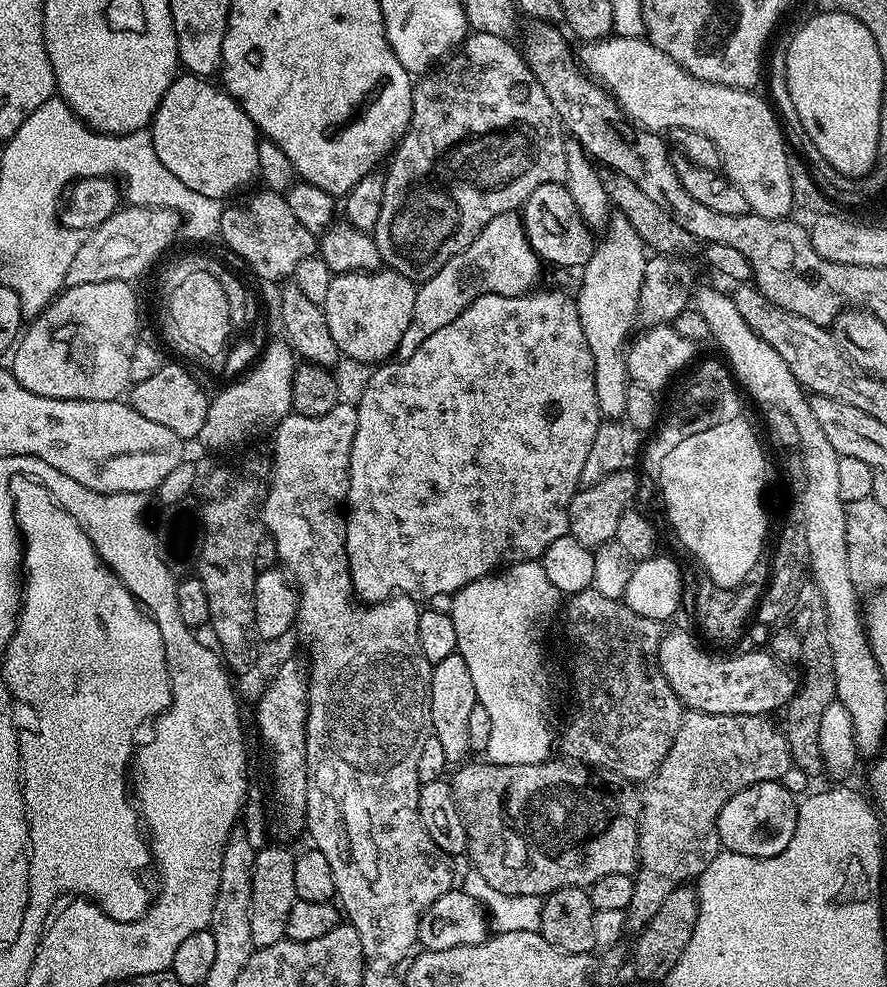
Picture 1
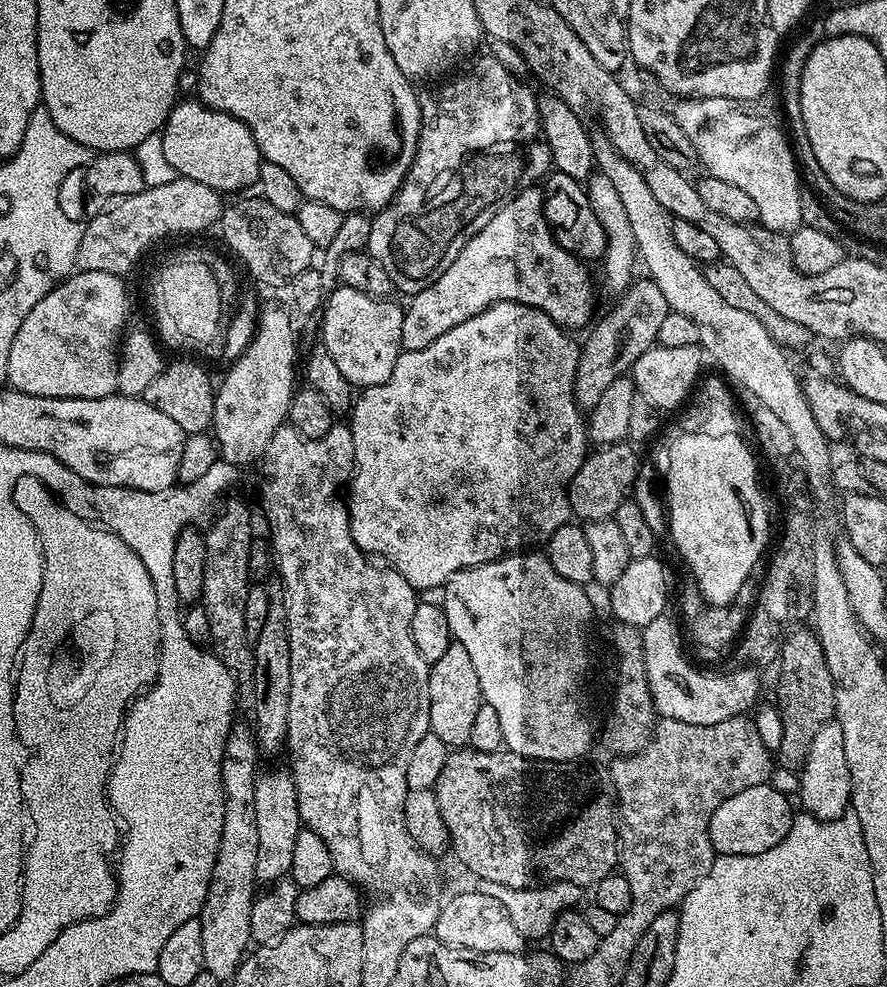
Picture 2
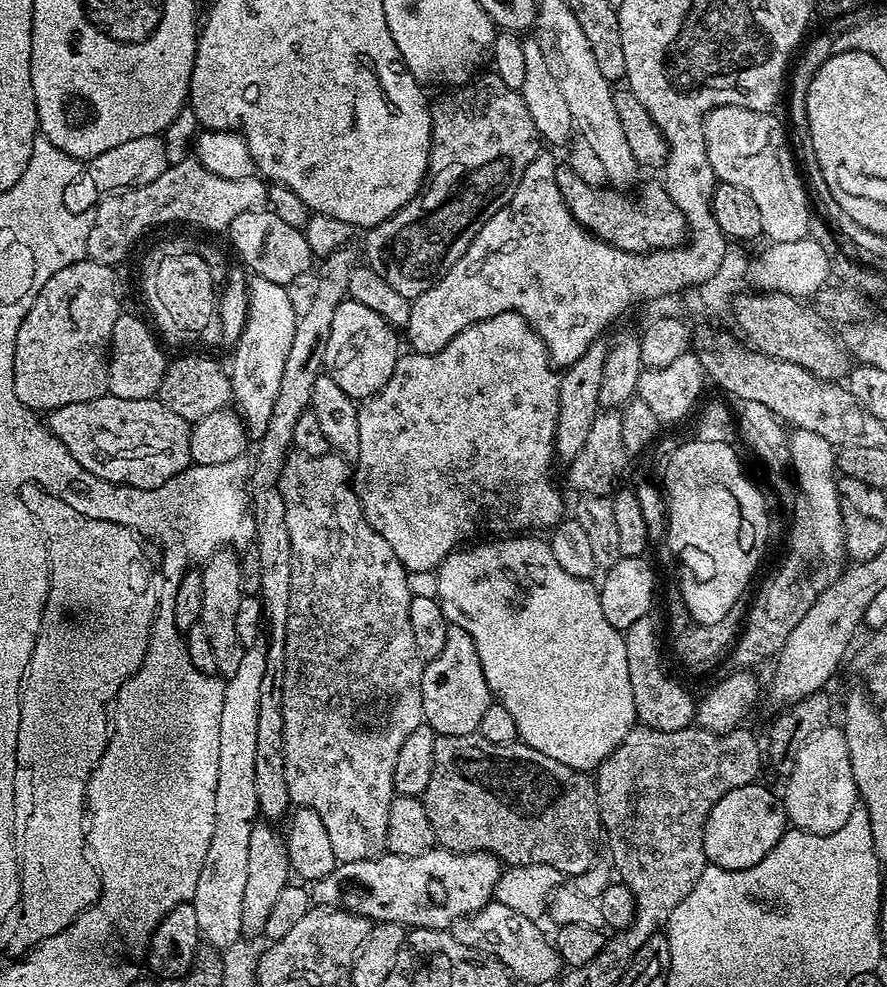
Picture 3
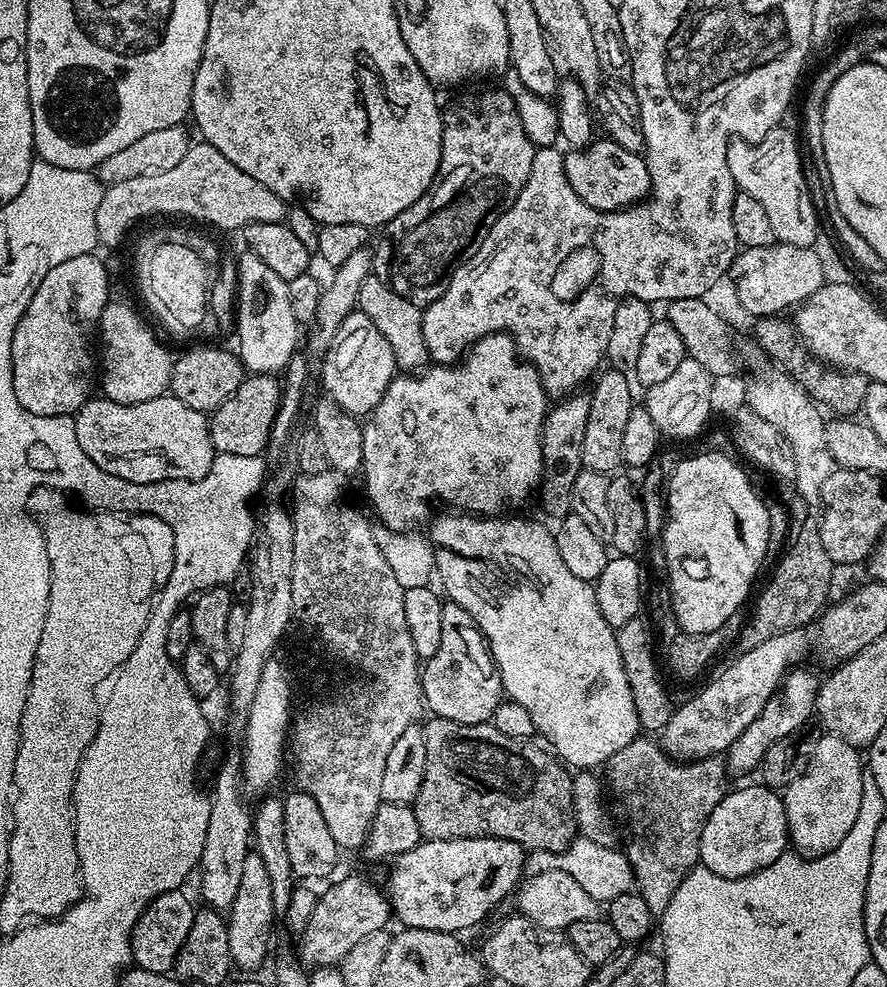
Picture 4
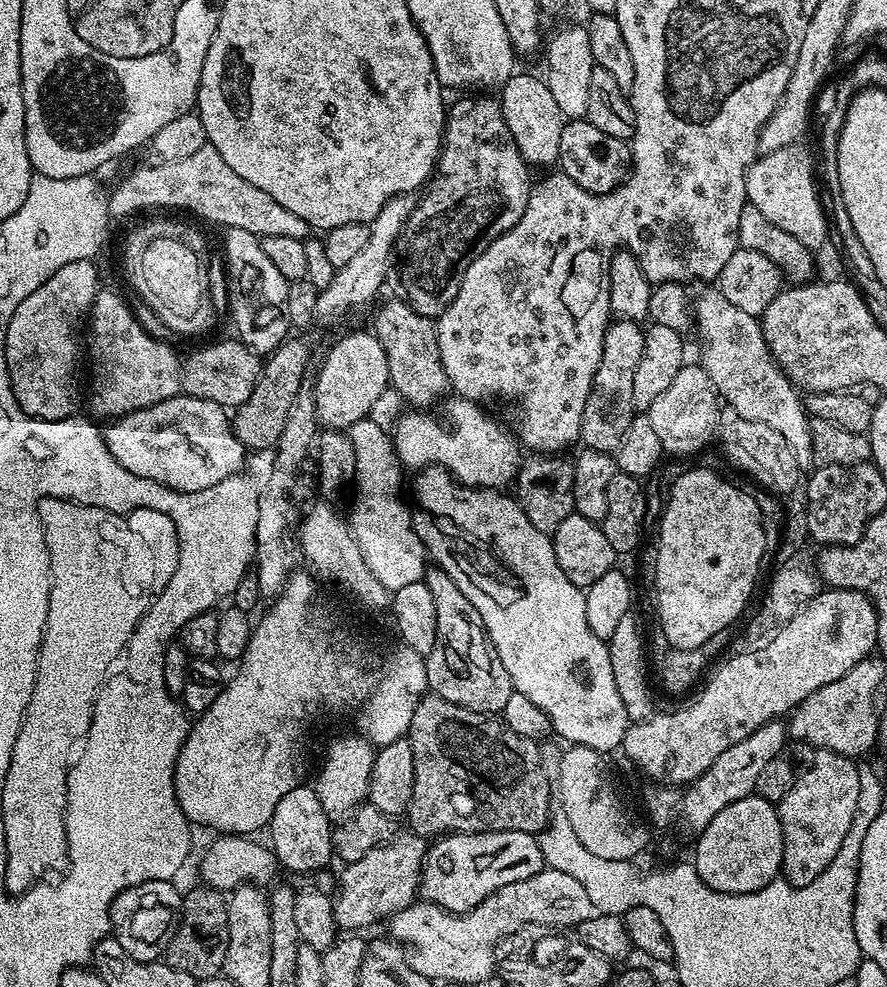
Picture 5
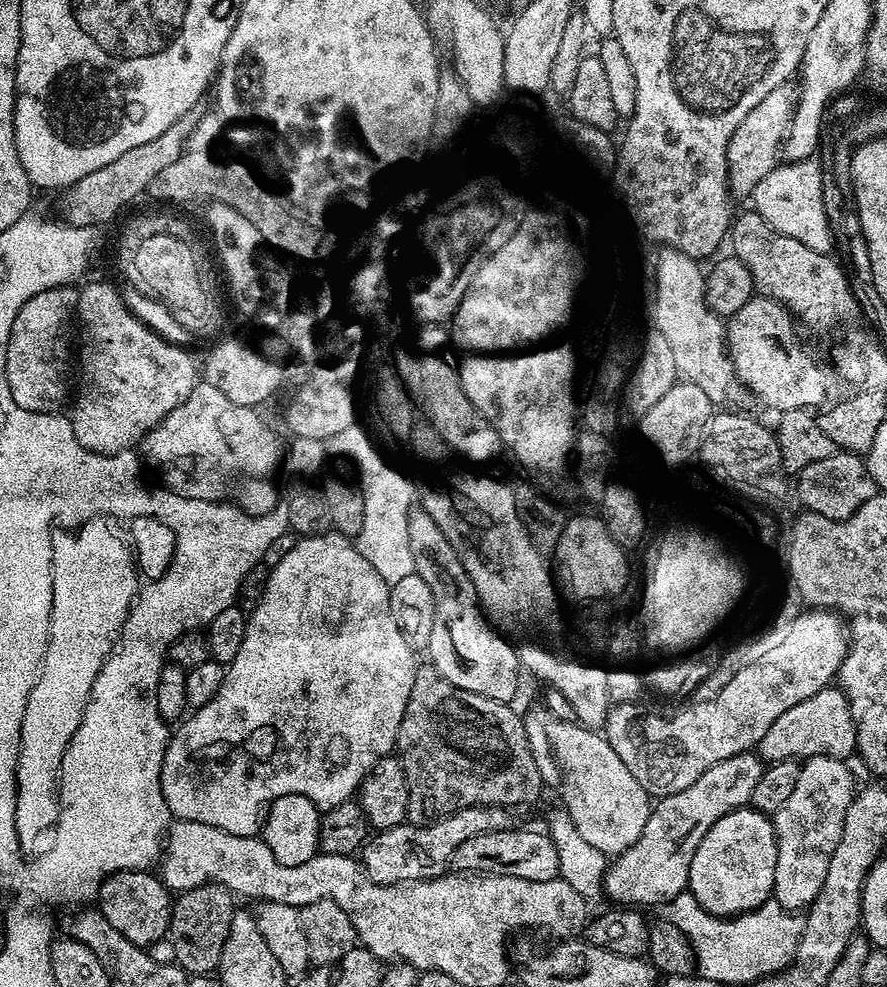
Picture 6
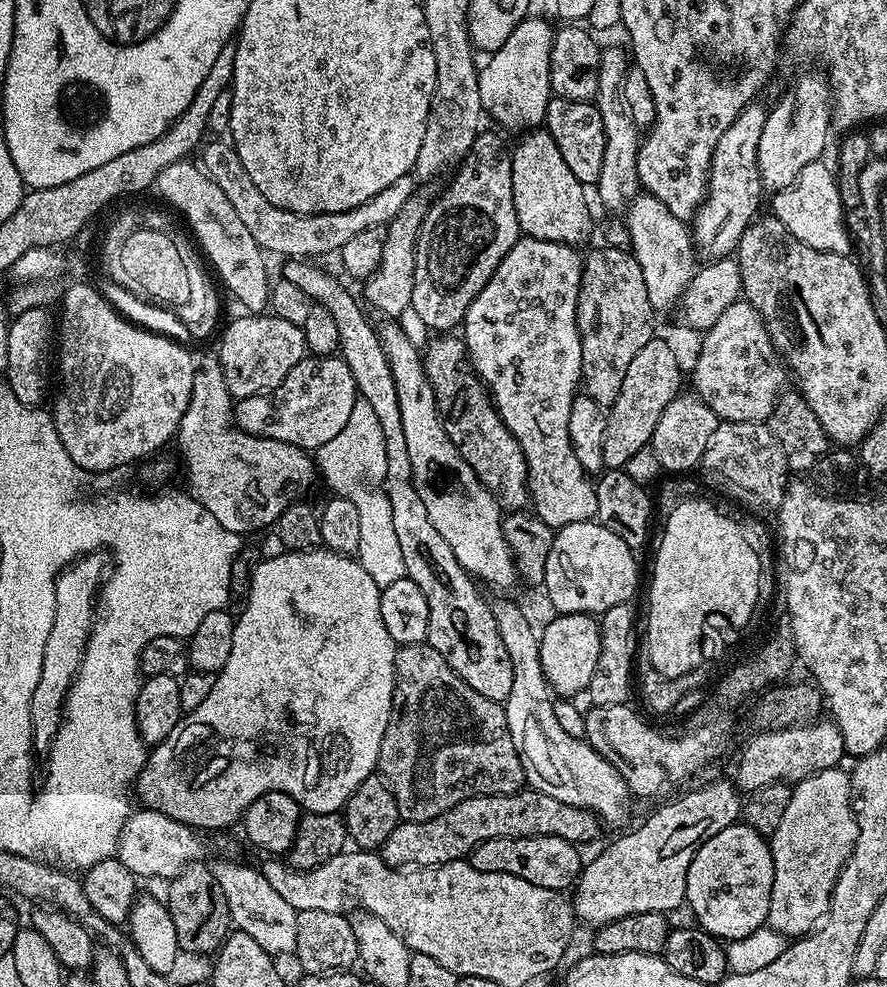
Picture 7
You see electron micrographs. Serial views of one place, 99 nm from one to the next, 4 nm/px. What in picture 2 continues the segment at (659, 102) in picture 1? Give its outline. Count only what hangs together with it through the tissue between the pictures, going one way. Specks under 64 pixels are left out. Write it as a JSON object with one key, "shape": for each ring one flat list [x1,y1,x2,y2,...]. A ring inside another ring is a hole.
{"shape":[[734,98,677,99,675,104,672,116,694,142,697,161,707,175,739,186,758,205,759,223,765,228,791,234,801,227,802,172,779,119,759,112,755,103]]}

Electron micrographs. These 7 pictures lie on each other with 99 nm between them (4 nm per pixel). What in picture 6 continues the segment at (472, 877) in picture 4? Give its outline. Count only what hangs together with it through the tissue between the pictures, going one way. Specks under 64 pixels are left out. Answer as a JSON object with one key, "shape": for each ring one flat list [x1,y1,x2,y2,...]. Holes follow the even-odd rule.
{"shape":[[513,826,503,828,490,834,478,834,478,838,466,838,462,846,451,858,464,874,481,876,509,876,510,878,526,878,534,882,555,880,560,875,558,866,558,850,554,850,554,842,547,831,527,832,524,828]]}

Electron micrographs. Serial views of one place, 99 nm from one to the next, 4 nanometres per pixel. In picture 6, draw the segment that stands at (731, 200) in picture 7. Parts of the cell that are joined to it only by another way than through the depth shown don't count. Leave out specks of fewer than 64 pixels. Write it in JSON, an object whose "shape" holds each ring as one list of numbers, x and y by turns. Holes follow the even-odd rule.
{"shape":[[792,82,774,86,774,90,770,90,770,94,766,94,766,98,762,98,762,102,758,102,758,106,754,106,746,118,742,118,742,126,738,126,734,132,728,147,728,182,737,197,751,197,758,182,762,182,762,178,776,168,796,109,797,91,797,85]]}

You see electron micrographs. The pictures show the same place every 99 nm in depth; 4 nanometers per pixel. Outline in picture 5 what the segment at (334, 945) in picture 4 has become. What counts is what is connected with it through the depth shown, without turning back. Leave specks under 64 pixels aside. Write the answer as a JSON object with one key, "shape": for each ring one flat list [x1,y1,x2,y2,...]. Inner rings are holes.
{"shape":[[397,834,384,844,379,844,370,854,358,858,358,862,344,864,344,873,340,876,340,893,335,893,336,923,344,930,364,930,375,922,376,916,390,918,395,912,401,912,403,908,417,899,420,891,420,875,424,873,424,860,430,849,430,844,425,837,415,834]]}

